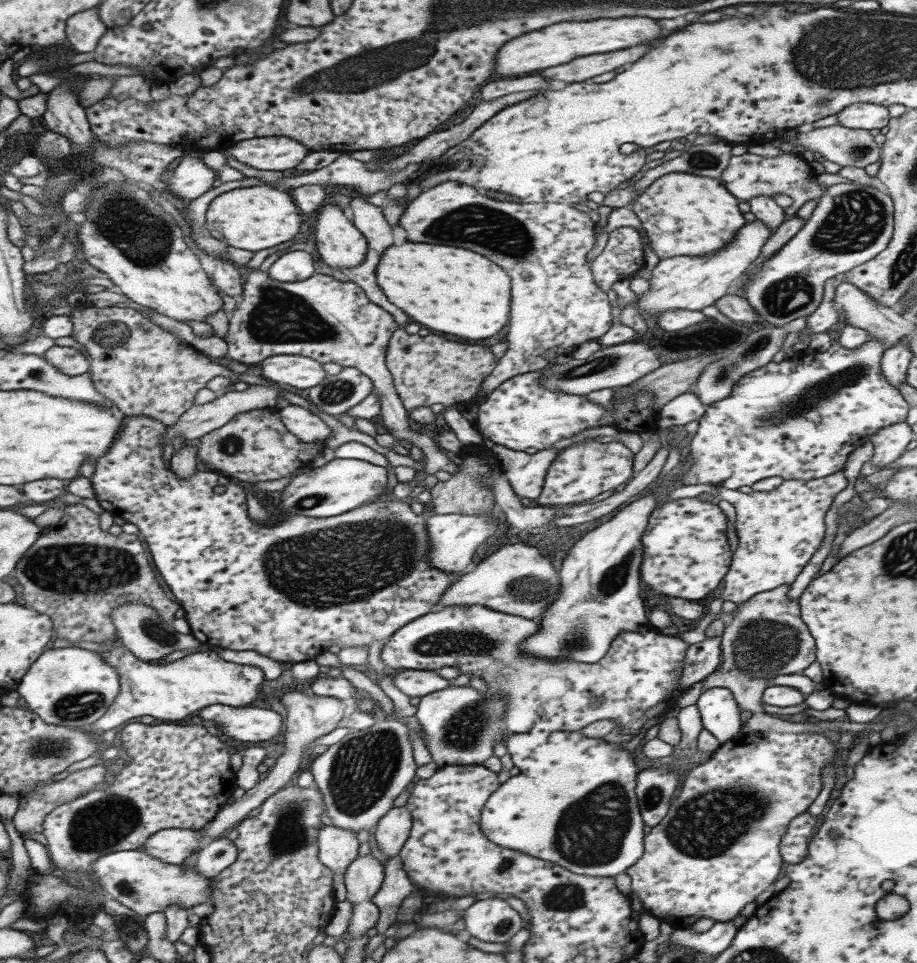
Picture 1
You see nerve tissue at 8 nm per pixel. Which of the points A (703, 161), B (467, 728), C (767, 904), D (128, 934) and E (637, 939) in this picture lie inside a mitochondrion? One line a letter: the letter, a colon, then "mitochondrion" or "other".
A: mitochondrion
B: mitochondrion
C: other
D: other
E: other

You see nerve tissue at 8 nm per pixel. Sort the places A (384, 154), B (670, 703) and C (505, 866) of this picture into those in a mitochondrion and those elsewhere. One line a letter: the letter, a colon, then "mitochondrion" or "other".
A: other
B: other
C: mitochondrion

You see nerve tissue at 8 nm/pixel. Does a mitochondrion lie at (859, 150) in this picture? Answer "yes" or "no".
yes

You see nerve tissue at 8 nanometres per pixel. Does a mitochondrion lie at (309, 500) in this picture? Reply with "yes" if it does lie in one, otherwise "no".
yes

